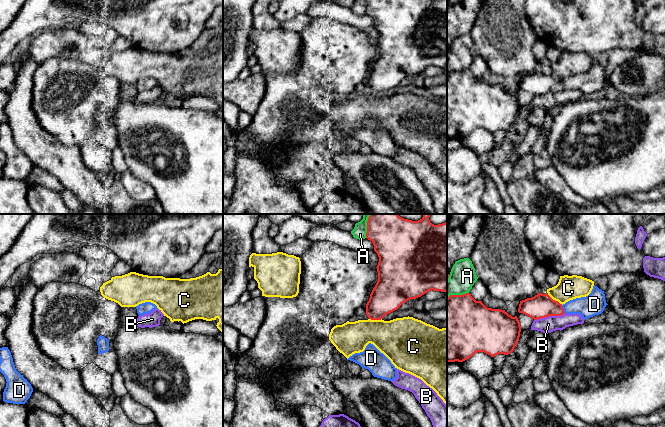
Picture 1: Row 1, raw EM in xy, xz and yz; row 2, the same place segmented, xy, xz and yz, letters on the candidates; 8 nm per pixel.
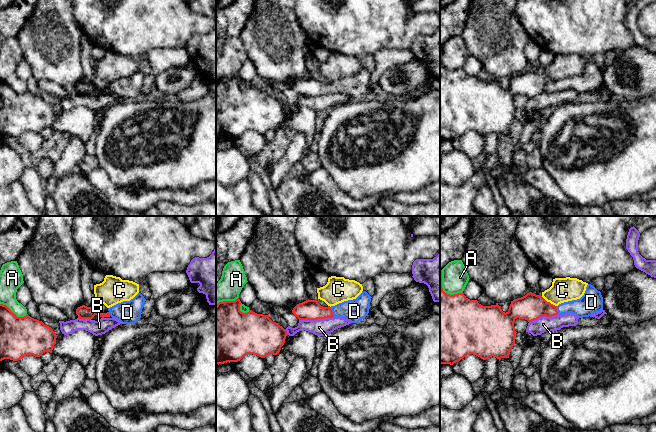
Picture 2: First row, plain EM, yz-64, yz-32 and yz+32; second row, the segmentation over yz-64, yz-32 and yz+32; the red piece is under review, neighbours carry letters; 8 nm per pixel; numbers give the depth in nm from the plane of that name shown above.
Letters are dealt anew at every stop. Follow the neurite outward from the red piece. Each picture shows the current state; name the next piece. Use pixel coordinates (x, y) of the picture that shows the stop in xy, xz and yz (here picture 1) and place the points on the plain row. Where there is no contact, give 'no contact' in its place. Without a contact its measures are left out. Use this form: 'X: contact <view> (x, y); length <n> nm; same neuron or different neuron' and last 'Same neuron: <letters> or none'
A: contact xz (367, 7); length 110 nm; different neuron
B: contact yz (549, 91); length 260 nm; different neuron
C: contact yz (554, 76); length 150 nm; different neuron
D: contact yz (563, 85); length 80 nm; same neuron
Same neuron: D

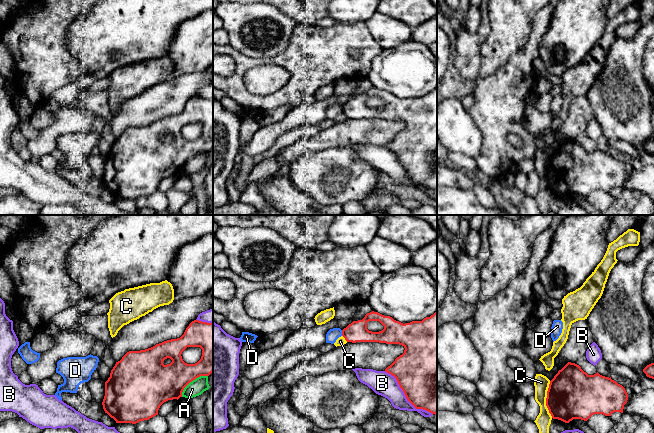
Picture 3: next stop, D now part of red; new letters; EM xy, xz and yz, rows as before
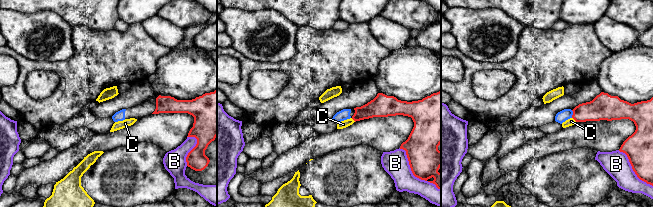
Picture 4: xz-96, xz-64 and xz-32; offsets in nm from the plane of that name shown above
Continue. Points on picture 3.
A: contact xy (191, 157); length 280 nm; different neuron
B: contact xz (405, 171); length 500 nm; different neuron
C: contact yz (546, 175); length 300 nm; different neuron
D: contact xz (342, 109); length 50 nm; different neuron
Same neuron: none

